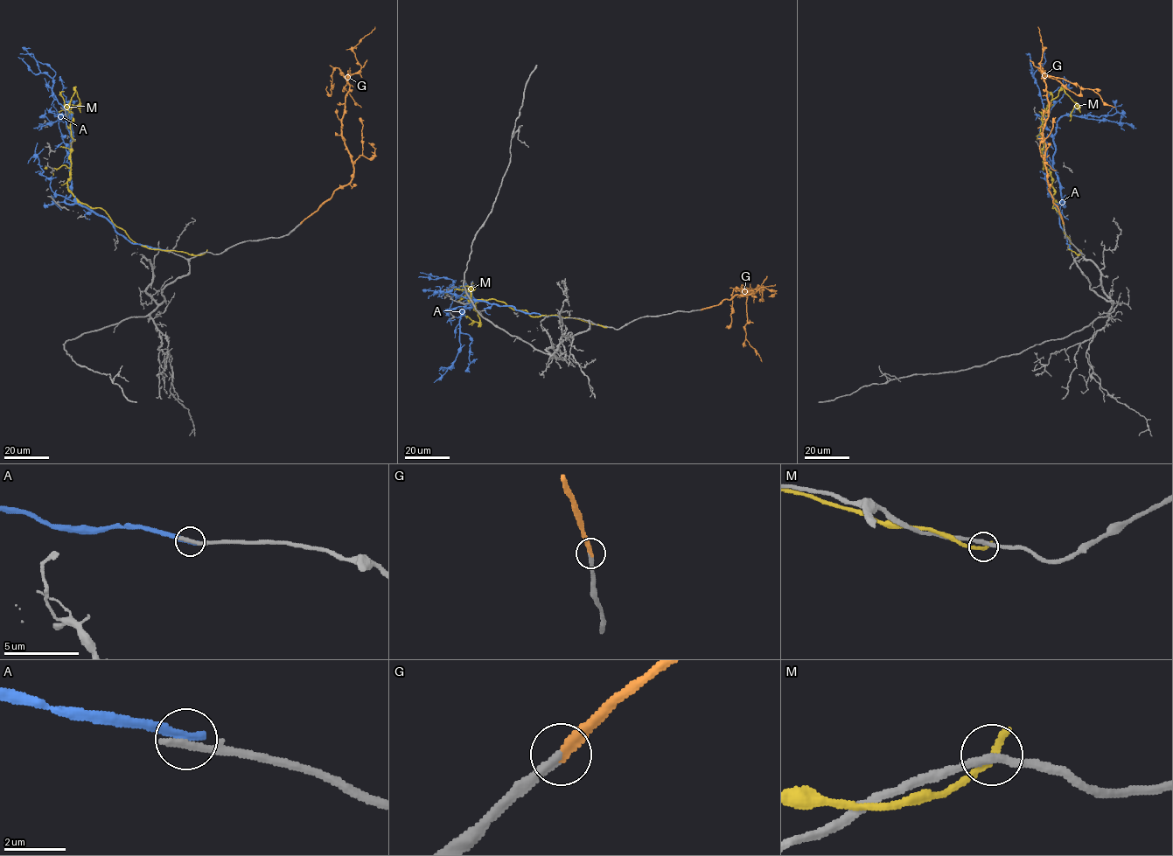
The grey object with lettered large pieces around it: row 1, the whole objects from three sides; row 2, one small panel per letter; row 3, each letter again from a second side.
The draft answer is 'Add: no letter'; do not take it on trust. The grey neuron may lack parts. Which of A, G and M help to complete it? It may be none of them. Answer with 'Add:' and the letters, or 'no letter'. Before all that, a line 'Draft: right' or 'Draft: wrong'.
Draft: wrong
Add: G

